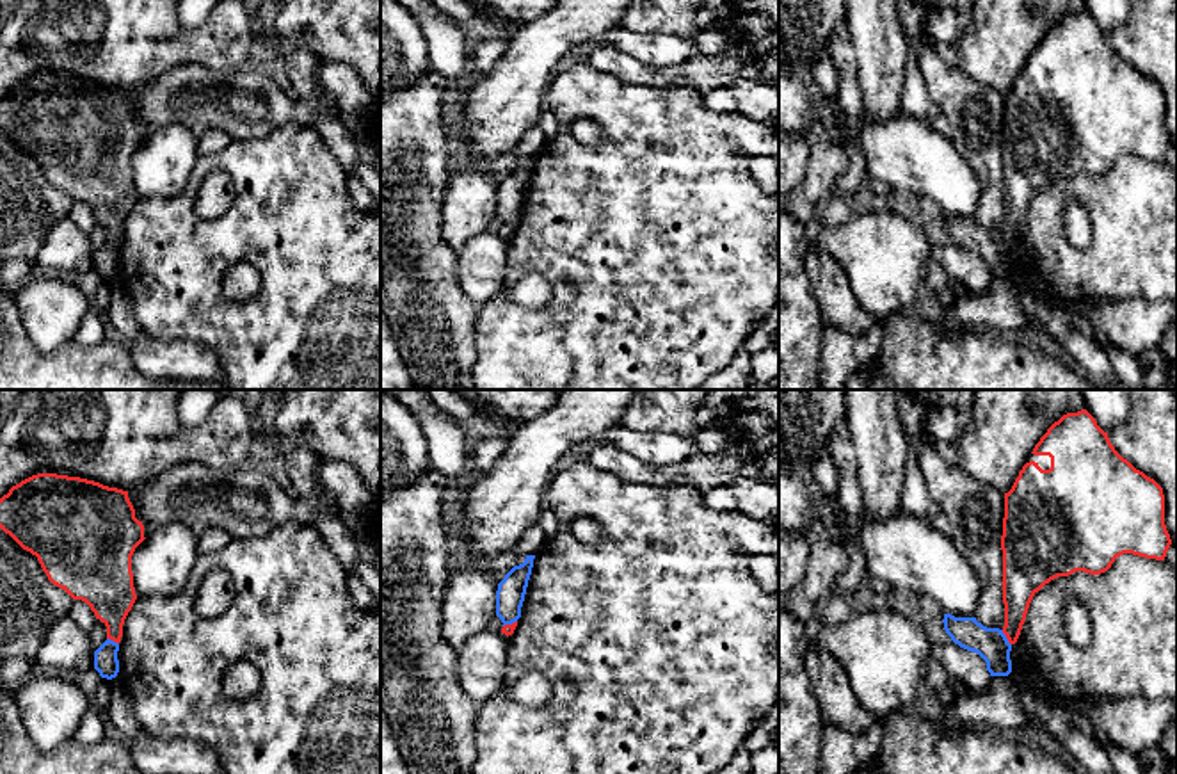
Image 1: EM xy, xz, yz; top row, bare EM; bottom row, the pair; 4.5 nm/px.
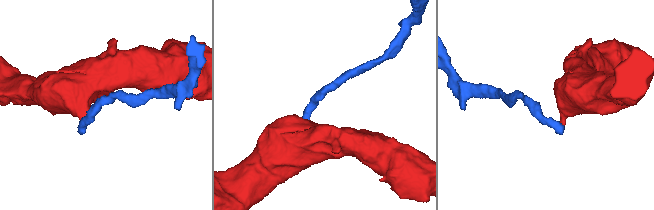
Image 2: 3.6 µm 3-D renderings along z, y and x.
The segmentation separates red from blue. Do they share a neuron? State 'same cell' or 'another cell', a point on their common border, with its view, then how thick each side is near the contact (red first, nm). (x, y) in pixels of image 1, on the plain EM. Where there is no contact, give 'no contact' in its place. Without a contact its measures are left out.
another cell; contact yz (1007, 239); calibres 160 and 150 nm

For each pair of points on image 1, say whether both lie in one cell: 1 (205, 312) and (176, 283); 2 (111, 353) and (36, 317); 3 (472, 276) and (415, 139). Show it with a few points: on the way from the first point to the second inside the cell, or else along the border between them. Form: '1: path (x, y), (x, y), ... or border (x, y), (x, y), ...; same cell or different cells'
1: path (198, 305), (184, 290); same cell
2: border (29, 337), (43, 351), (54, 351), (72, 337); different cells
3: border (456, 255), (457, 280), (468, 296); different cells

